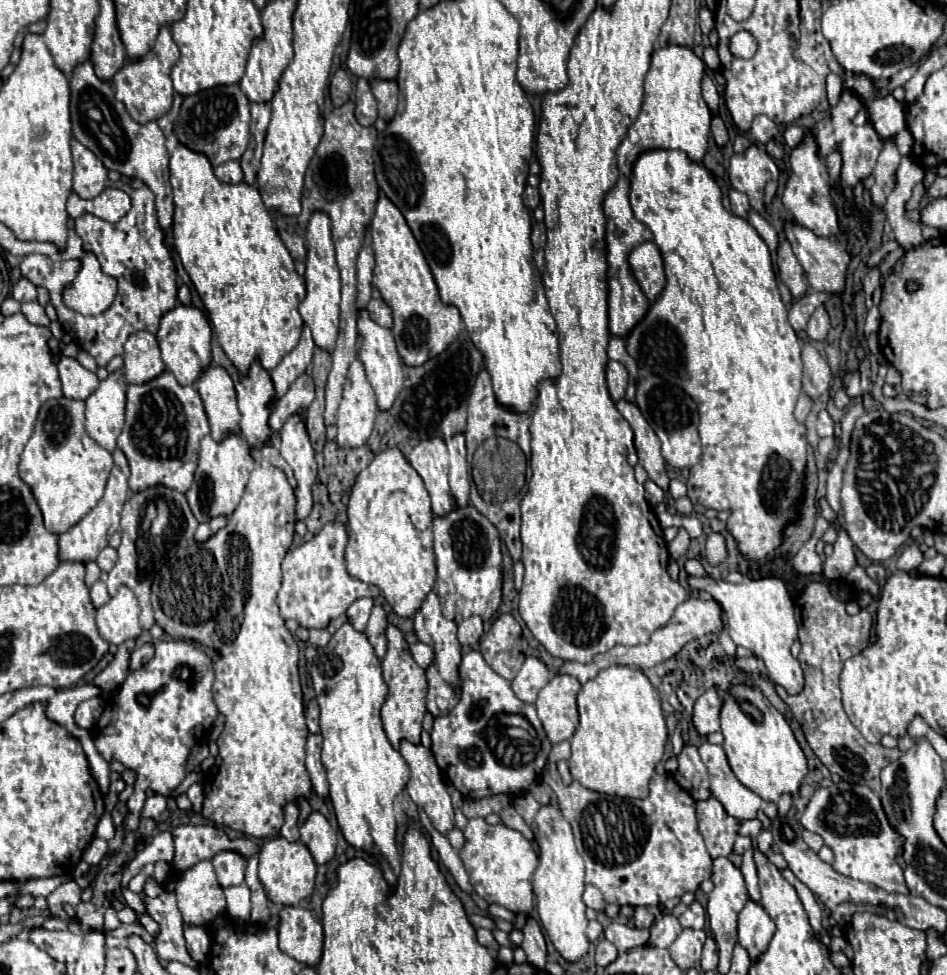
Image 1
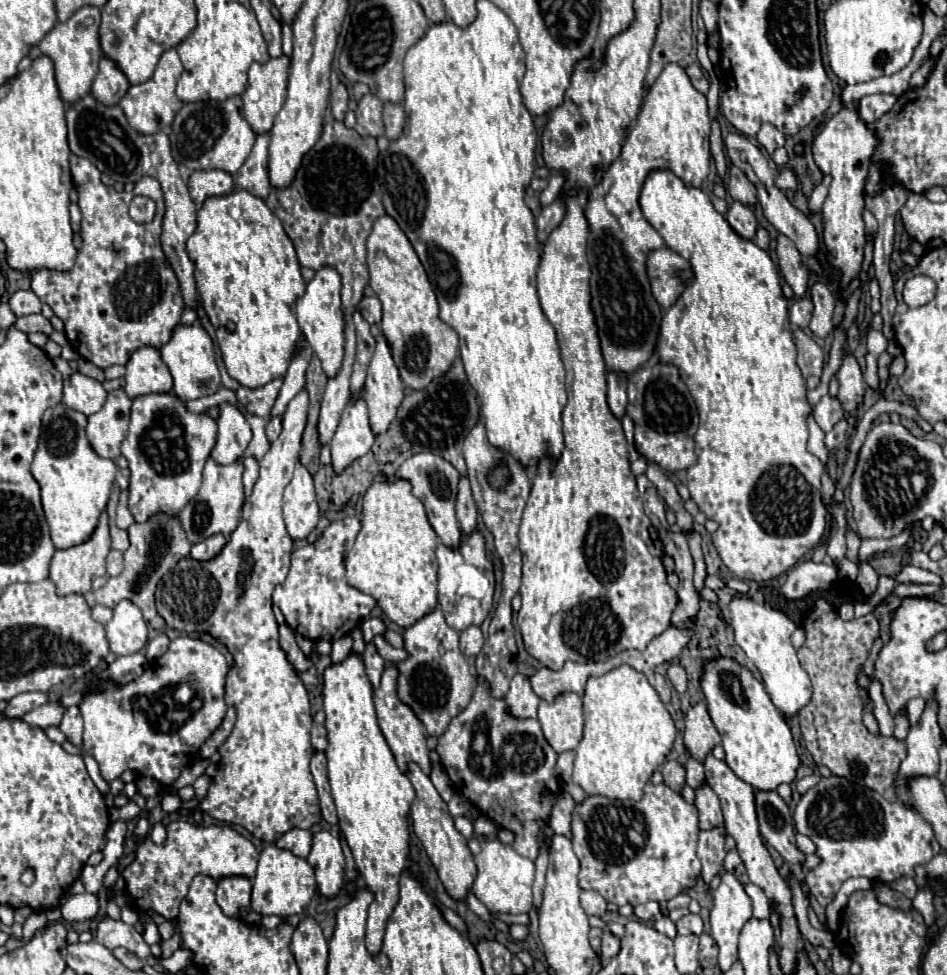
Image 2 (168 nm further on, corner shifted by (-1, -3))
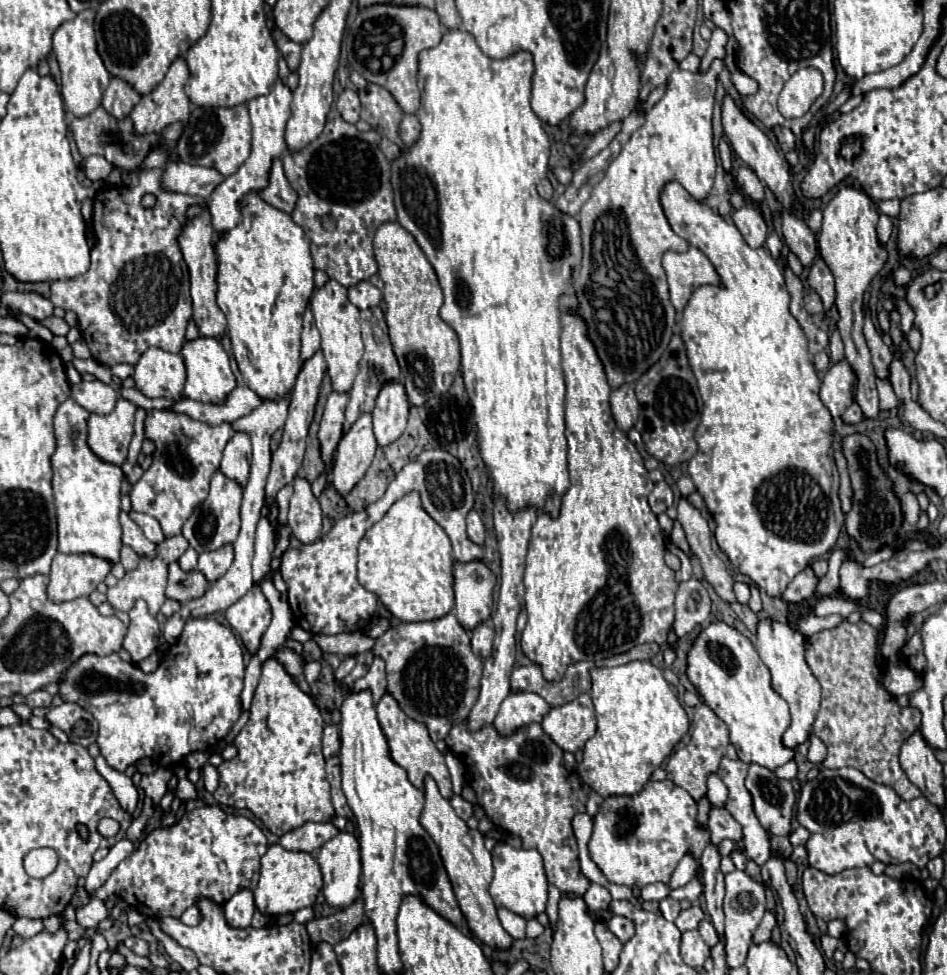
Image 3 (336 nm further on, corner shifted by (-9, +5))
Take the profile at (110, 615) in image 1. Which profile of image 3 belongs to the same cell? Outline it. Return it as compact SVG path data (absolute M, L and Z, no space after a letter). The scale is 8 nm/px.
M138 599L136 605L128 611L128 615L130 615L130 625L122 647L132 655L132 661L138 663L158 647L160 627L156 617L150 615L144 599Z

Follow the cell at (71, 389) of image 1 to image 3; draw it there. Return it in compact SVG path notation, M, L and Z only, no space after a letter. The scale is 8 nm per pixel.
M94 379L94 381L82 381L78 385L72 385L72 399L84 409L88 409L90 413L106 415L114 409L118 393L110 385Z

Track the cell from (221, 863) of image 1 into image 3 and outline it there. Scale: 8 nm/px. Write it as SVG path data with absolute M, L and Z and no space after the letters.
M240 889L224 903L226 921L230 921L230 925L234 927L248 927L254 911L256 911L256 905L250 889Z

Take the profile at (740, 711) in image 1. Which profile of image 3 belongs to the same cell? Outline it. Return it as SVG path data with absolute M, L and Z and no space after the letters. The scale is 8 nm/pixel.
M712 623L710 627L706 627L694 641L692 649L688 651L688 679L702 695L704 703L728 725L730 743L736 747L740 761L744 761L748 765L758 763L758 765L774 771L776 767L794 759L796 751L782 743L782 735L790 727L788 703L772 689L768 667L762 663L756 649L742 633L728 627L726 623Z

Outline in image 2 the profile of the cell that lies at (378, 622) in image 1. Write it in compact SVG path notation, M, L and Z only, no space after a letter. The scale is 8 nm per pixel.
M372 643L366 645L366 651L364 651L364 667L366 667L366 675L368 675L368 681L372 683L374 689L378 689L380 685L380 677L382 677L382 671L386 667L384 659L376 653L376 647Z

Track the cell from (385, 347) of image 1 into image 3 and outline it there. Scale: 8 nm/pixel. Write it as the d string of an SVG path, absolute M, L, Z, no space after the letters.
M386 381L376 397L374 415L374 435L378 445L388 445L396 441L406 429L408 419L408 395L400 381Z

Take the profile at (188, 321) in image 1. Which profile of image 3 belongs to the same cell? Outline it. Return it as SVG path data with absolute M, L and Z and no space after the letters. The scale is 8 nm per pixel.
M198 337L194 341L184 341L184 347L182 347L180 355L184 357L184 365L186 365L184 395L188 399L202 401L202 403L218 403L218 401L224 401L226 395L236 387L236 377L232 375L228 355L222 349L218 339Z

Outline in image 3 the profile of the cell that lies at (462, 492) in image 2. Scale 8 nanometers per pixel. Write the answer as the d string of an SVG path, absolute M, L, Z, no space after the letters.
M472 509L472 511L468 513L468 537L470 537L476 545L482 545L482 543L484 543L484 533L486 533L486 531L484 531L484 523L482 523L478 511Z

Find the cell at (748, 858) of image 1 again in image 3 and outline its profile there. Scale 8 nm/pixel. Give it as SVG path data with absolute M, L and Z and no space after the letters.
M766 911L766 915L762 917L756 933L754 933L754 943L762 943L762 941L770 941L770 935L772 935L772 929L776 925L776 917L772 911Z

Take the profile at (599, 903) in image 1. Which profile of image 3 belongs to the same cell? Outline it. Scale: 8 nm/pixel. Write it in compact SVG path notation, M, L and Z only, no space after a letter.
M590 883L588 891L584 893L584 901L586 901L590 911L598 911L598 909L606 909L610 905L612 897L610 897L610 891L606 887Z

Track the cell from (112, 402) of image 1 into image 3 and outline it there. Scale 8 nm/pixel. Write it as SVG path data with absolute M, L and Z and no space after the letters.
M124 397L108 415L90 415L88 419L88 445L98 457L114 465L122 465L130 439L134 435L136 405Z

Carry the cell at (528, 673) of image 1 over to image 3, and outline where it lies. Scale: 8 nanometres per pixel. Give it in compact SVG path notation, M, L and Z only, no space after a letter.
M512 691L500 705L494 725L500 733L512 733L514 729L526 727L528 723L540 723L550 705L536 693Z

